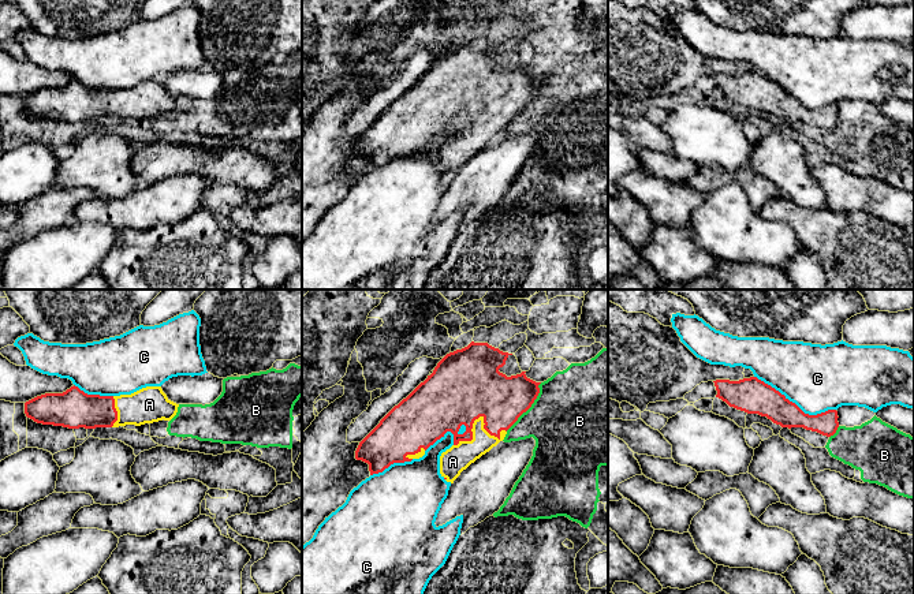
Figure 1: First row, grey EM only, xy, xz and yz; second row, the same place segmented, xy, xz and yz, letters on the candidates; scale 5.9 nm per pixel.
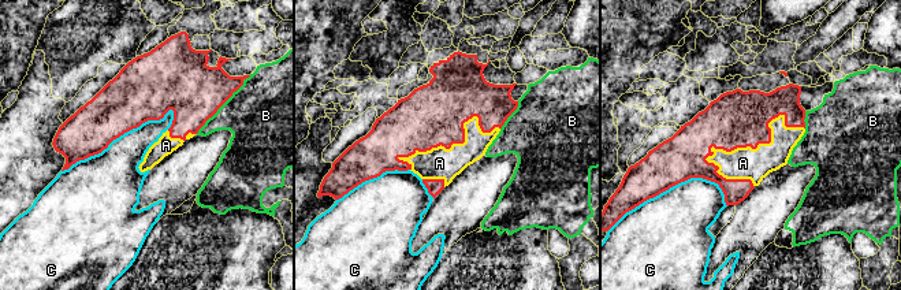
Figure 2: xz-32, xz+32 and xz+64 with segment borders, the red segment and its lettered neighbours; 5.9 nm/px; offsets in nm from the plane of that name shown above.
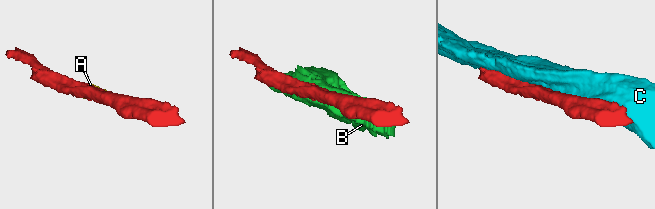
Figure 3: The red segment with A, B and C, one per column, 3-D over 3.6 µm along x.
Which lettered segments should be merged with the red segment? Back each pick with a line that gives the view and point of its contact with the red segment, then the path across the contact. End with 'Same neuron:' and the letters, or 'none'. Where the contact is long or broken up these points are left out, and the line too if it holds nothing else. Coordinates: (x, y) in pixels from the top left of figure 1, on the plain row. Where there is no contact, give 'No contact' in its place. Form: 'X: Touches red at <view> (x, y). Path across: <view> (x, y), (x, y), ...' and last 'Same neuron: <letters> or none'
A: Touches red at xz (477, 112)
Same neuron: A

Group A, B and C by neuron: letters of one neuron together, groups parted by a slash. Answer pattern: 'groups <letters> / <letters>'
groups A / B / C

